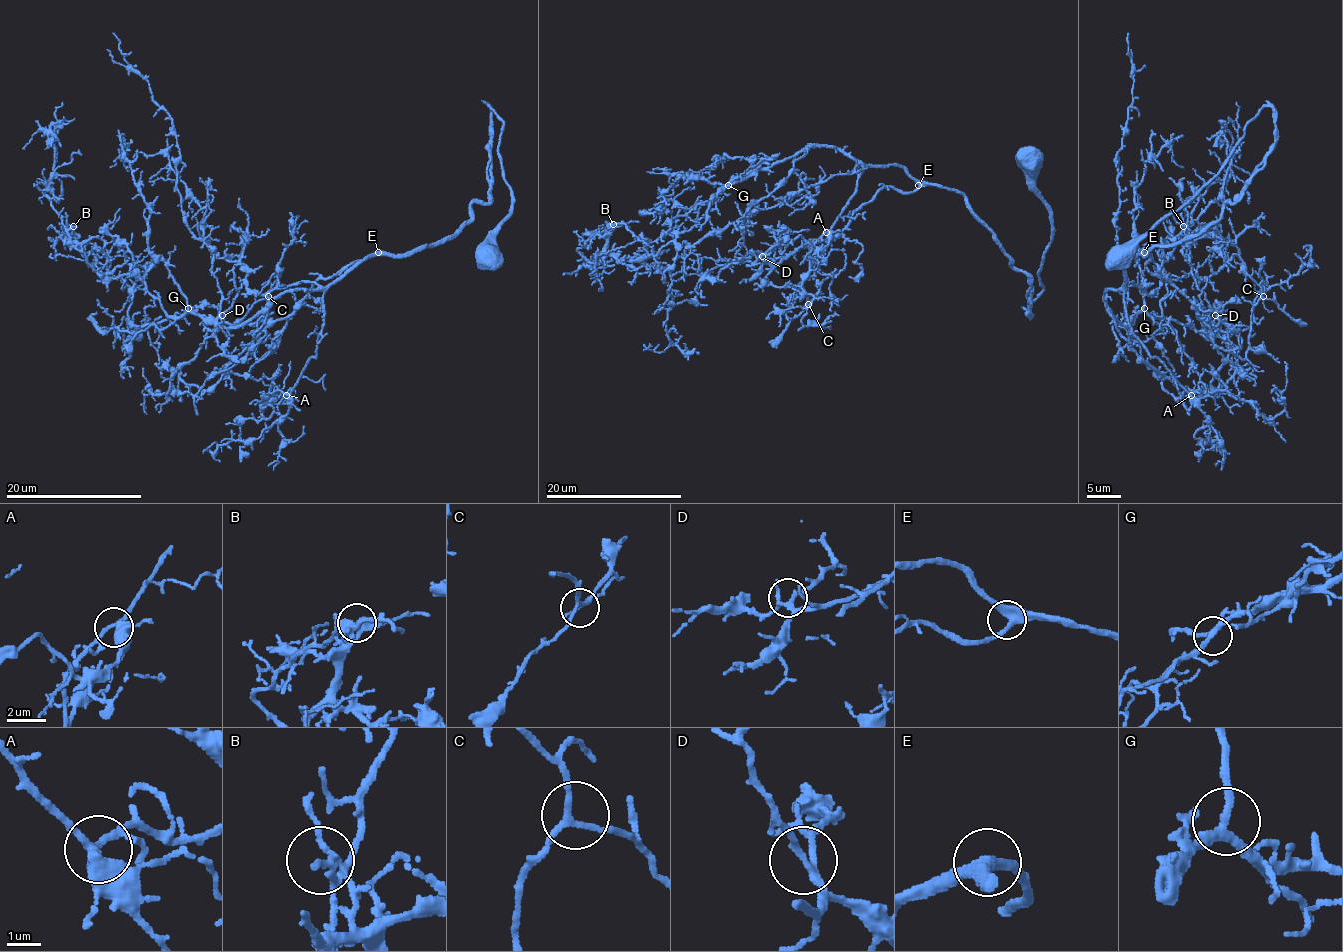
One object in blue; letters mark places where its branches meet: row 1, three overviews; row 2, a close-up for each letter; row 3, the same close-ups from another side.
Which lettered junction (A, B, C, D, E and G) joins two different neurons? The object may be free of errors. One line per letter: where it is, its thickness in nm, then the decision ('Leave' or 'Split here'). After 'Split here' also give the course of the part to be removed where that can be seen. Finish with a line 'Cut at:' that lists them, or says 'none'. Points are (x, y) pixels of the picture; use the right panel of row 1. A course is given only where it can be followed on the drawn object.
A: Place: (1191, 395). Thickness 260 nm. Leave
B: Place: (1183, 226). Thickness 220 nm. Leave
C: Place: (1263, 296). Thickness 160 nm. Leave
D: Place: (1215, 315). Thickness 190 nm. Leave
E: Place: (1144, 252). Thickness 380 nm. Leave
G: Place: (1144, 308). Thickness 240 nm. Leave
Cut at: none

